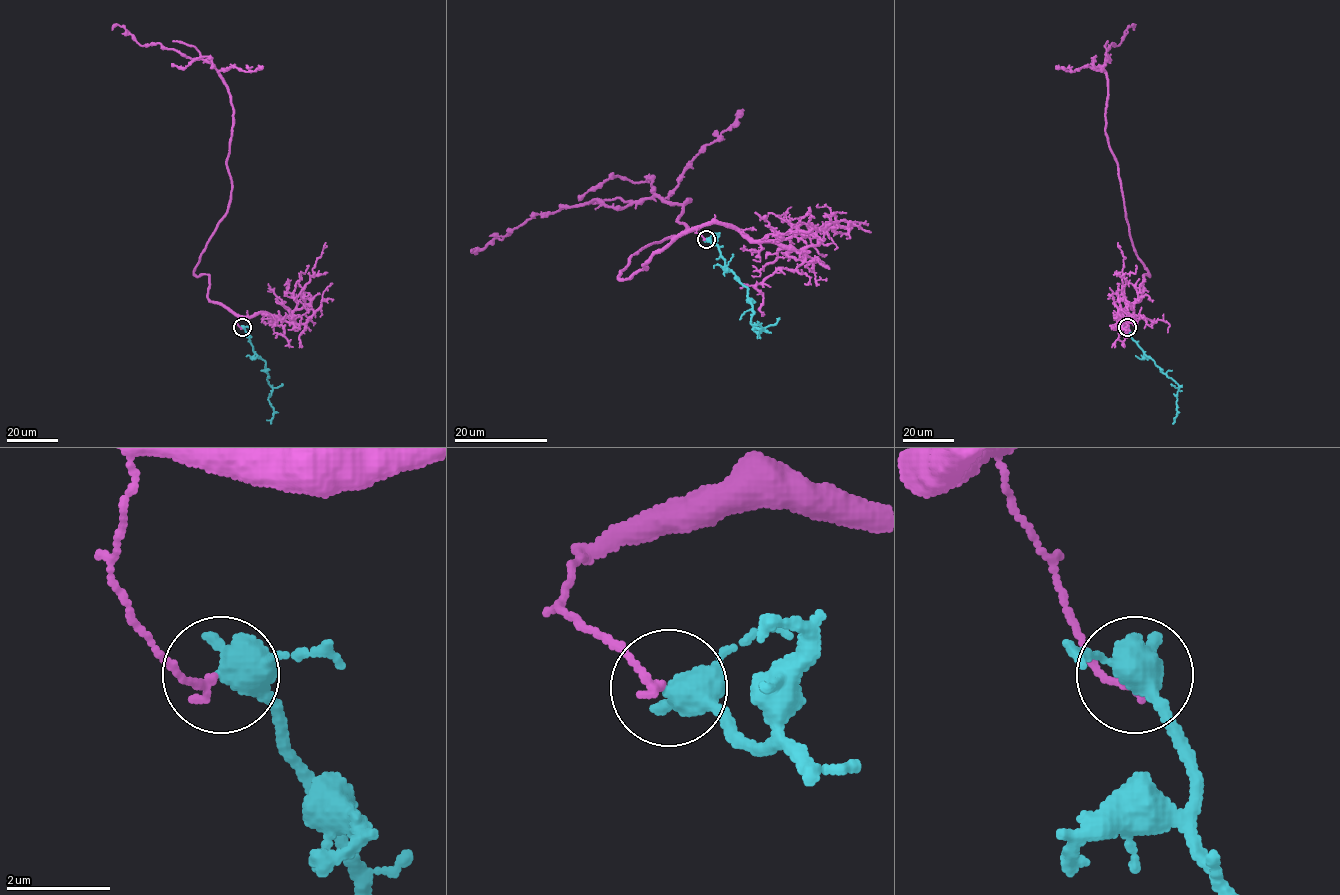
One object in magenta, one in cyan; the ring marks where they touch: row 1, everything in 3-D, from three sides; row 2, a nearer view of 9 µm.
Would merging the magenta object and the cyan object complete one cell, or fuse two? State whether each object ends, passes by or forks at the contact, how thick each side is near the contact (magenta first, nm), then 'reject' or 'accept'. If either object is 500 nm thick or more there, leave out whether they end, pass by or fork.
magenta ends; cyan passes by; calibres 150 and 480 nm; reject

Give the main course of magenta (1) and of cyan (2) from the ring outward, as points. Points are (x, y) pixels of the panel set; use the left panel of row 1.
1: (241, 327), (207, 297), (209, 276), (194, 273), (230, 199), (228, 87), (202, 59), (112, 29)
2: (242, 327), (254, 352), (265, 363), (267, 381), (272, 390), (268, 398), (273, 408), (270, 424)

